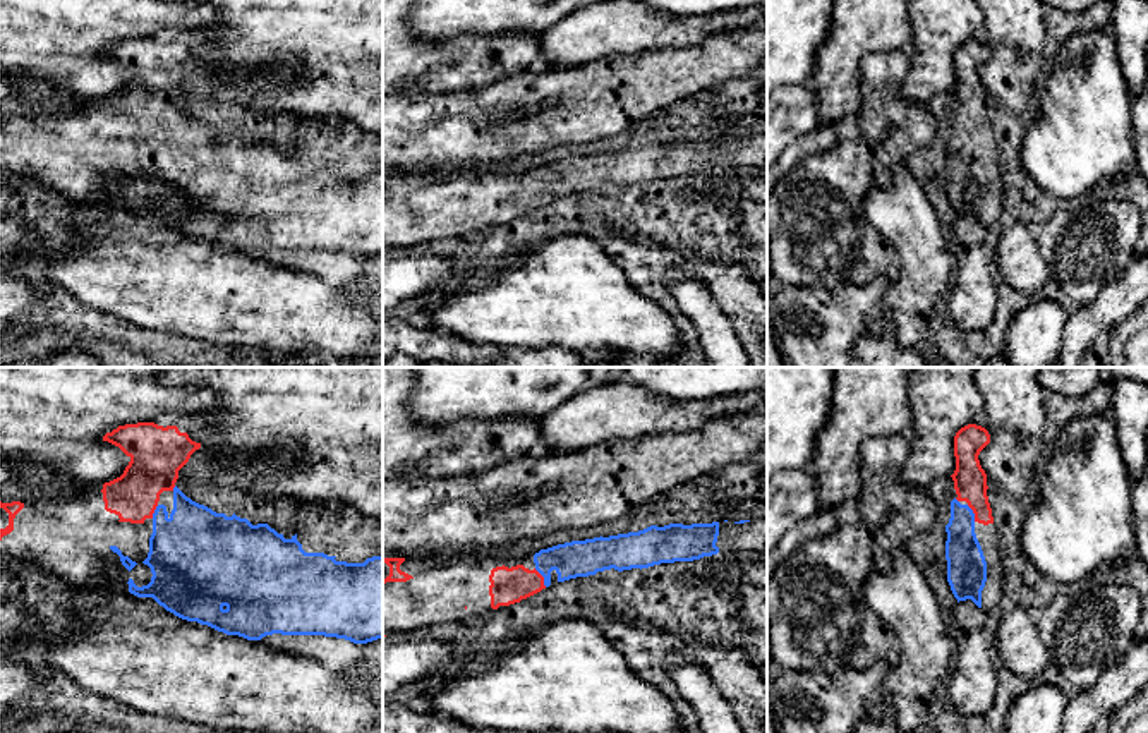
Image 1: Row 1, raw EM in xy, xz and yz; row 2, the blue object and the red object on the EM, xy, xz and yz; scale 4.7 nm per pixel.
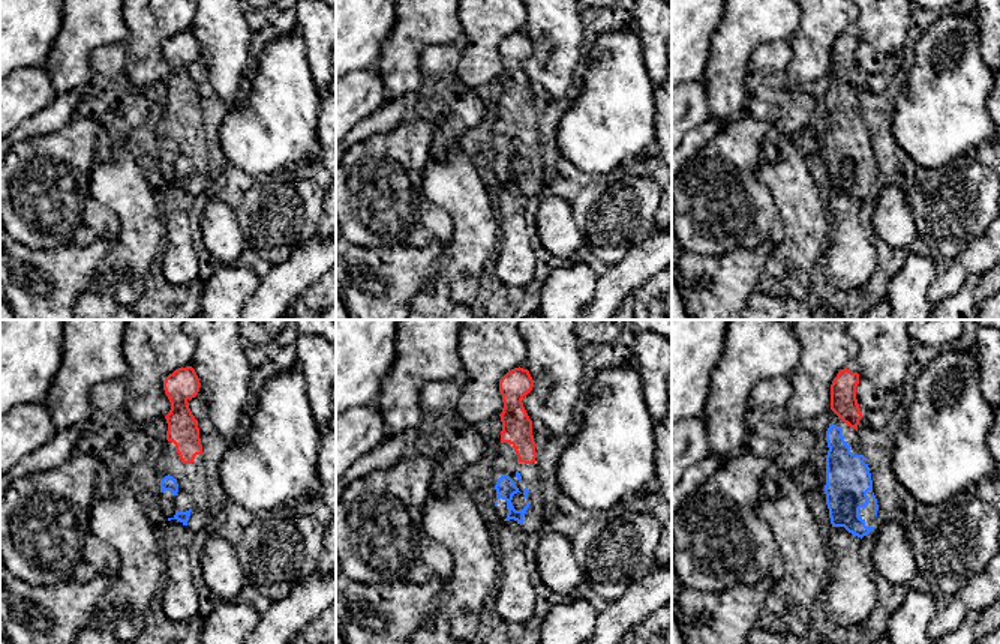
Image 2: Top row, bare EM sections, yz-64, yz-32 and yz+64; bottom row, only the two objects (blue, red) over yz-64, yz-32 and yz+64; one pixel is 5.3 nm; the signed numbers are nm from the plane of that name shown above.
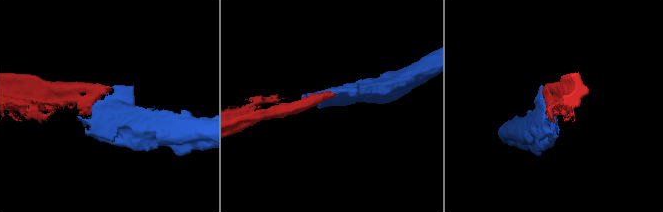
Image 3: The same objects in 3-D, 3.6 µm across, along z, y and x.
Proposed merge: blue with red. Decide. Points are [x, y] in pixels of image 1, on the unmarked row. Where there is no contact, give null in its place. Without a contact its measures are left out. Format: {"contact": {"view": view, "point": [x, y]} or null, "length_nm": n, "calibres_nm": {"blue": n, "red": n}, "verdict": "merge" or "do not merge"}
{"contact": {"view": "xz", "point": [543, 191]}, "length_nm": 110, "calibres_nm": {"blue": 180, "red": 170}, "verdict": "merge"}

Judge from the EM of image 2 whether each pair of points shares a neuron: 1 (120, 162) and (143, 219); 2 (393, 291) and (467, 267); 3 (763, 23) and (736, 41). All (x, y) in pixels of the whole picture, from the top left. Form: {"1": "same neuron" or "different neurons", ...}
{"1": "same neuron", "2": "different neurons", "3": "same neuron"}

